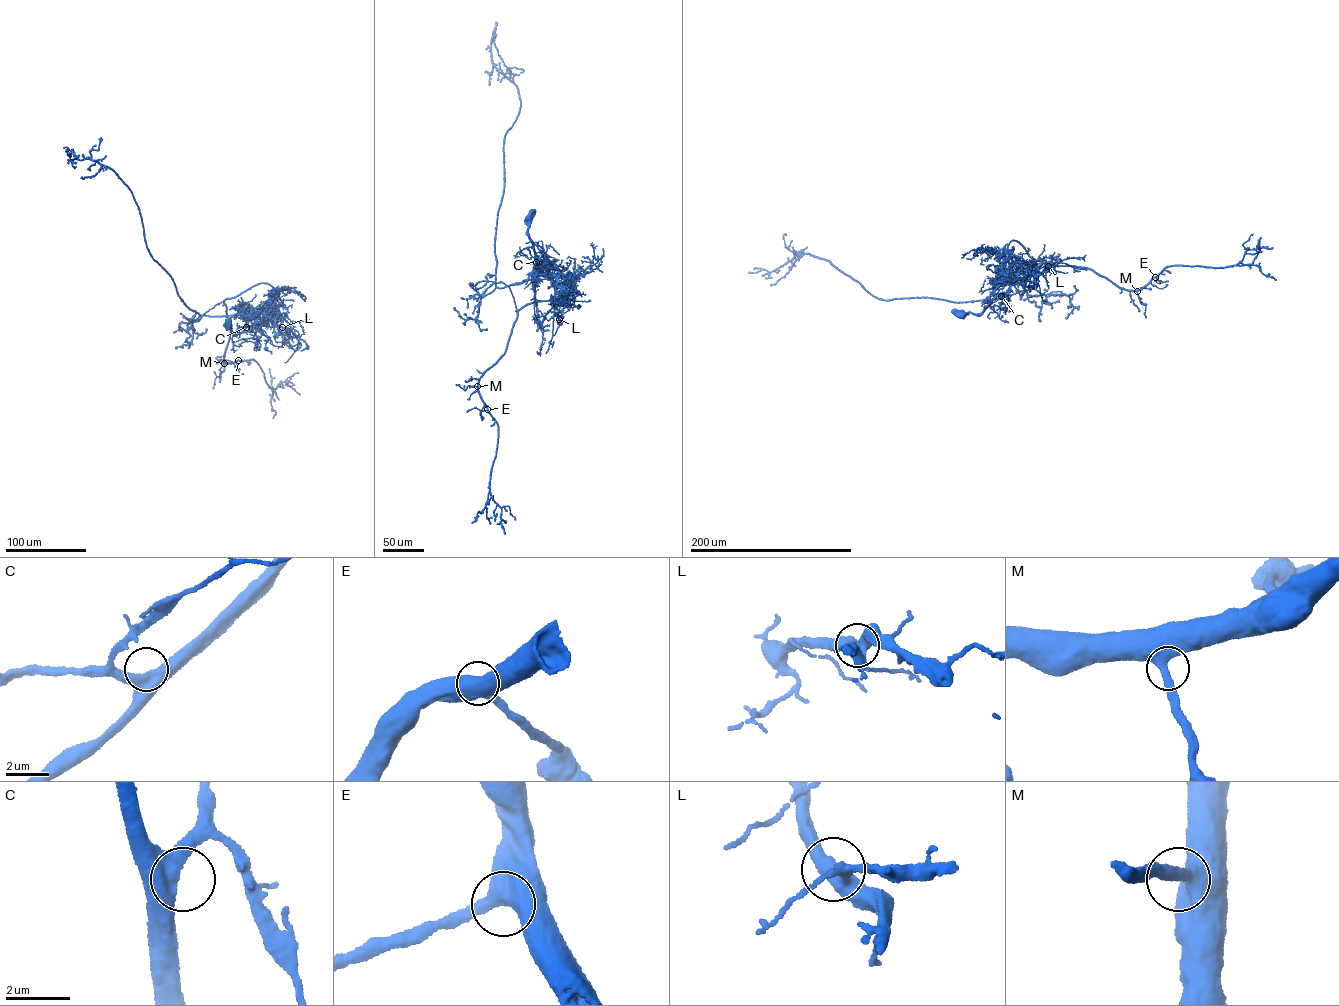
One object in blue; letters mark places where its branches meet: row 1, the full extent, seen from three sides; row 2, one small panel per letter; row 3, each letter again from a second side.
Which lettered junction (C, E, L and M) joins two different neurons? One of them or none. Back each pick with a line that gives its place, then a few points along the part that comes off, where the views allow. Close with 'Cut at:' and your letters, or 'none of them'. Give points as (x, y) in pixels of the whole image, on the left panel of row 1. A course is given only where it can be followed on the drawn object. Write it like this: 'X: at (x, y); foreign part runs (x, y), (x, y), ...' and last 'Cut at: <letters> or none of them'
L: at (282, 327); foreign part runs (282, 327), (267, 317), (269, 285), (226, 299), (223, 359), (253, 359), (272, 389), (300, 394)
Cut at: L

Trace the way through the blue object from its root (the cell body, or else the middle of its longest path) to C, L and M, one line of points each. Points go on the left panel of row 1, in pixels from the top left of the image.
C: (228, 326), (237, 335), (246, 327)
L: (228, 326), (236, 335), (253, 329), (258, 321), (267, 318), (282, 327)
M: (228, 326), (237, 335), (274, 299), (274, 289), (259, 283), (224, 300), (231, 329), (224, 363)

